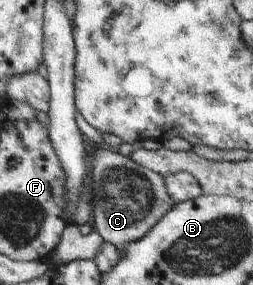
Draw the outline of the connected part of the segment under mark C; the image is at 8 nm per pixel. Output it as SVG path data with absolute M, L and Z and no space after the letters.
M98 145L90 167L92 169L86 172L89 203L92 206L89 223L104 242L115 248L142 239L175 204L164 187L164 176L134 163L128 156Z

